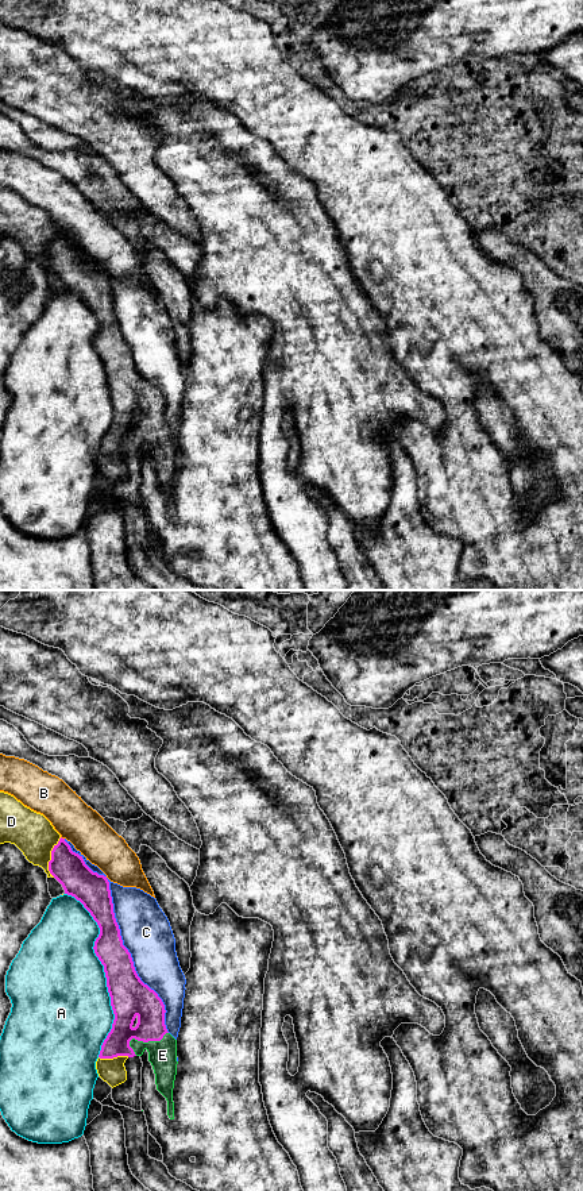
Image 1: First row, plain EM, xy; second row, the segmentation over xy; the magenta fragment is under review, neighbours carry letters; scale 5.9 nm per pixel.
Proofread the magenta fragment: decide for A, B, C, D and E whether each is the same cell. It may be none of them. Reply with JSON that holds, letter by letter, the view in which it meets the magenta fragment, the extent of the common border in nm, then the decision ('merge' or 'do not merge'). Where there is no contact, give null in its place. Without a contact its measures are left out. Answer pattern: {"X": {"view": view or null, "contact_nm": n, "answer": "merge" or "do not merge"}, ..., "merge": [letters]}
{"A": {"view": "xy", "contact_nm": 1000, "answer": "do not merge"}, "B": {"view": "xy", "contact_nm": 30, "answer": "do not merge"}, "C": {"view": "xy", "contact_nm": 1300, "answer": "do not merge"}, "D": {"view": "xy", "contact_nm": 240, "answer": "do not merge"}, "E": {"view": "xy", "contact_nm": 260, "answer": "merge"}, "merge": ["E"]}

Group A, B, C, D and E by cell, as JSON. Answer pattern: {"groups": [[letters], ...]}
{"groups": [["A"], ["B"], ["C"], ["D"], ["E"]]}

